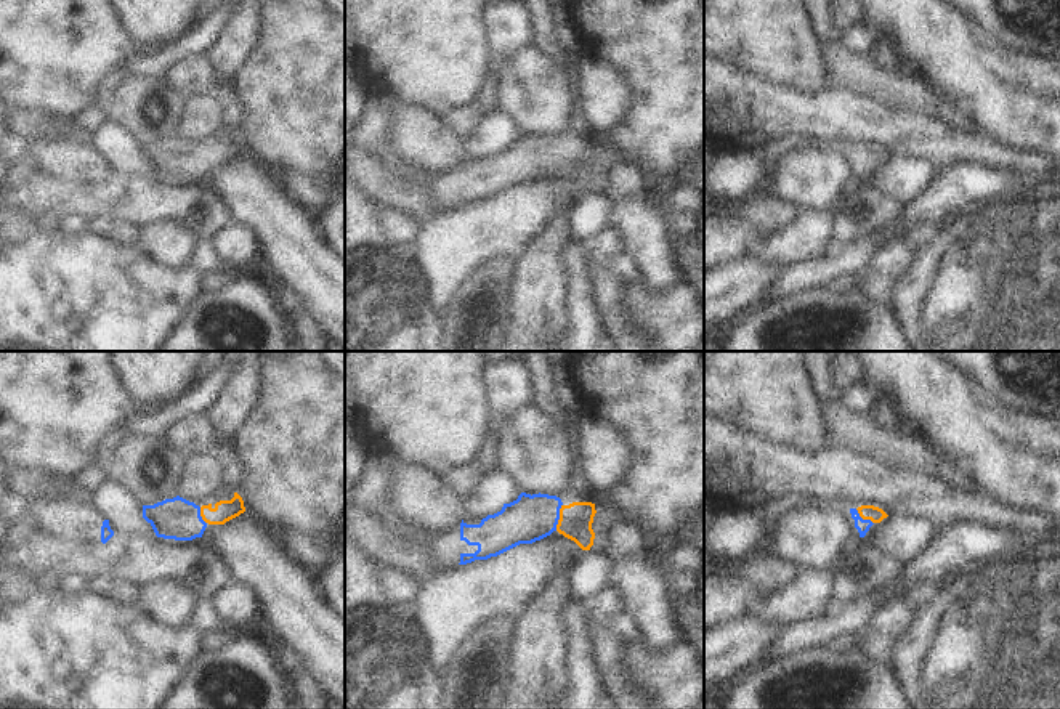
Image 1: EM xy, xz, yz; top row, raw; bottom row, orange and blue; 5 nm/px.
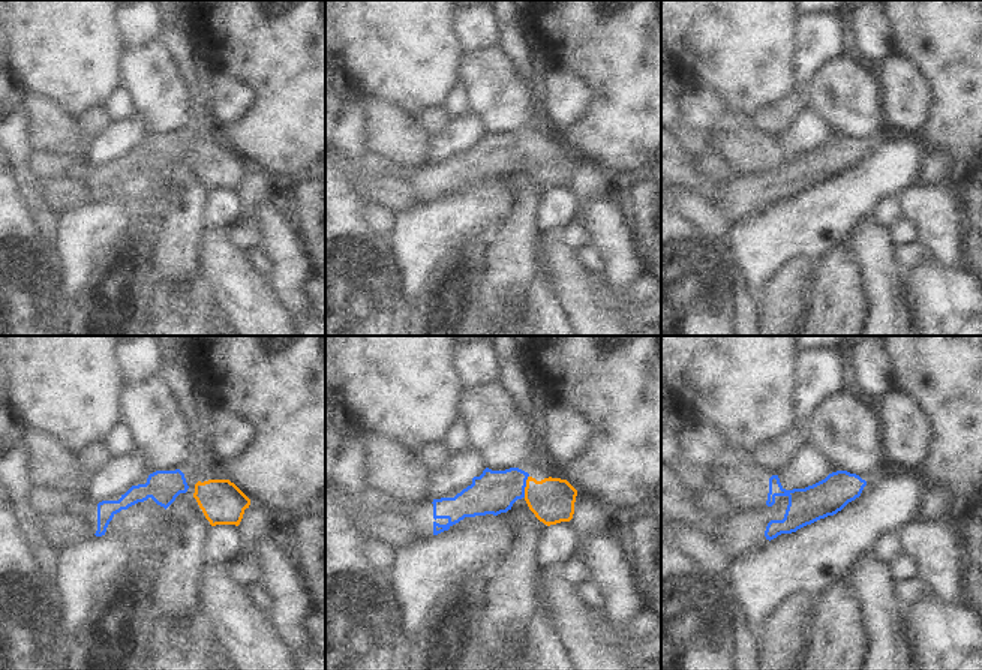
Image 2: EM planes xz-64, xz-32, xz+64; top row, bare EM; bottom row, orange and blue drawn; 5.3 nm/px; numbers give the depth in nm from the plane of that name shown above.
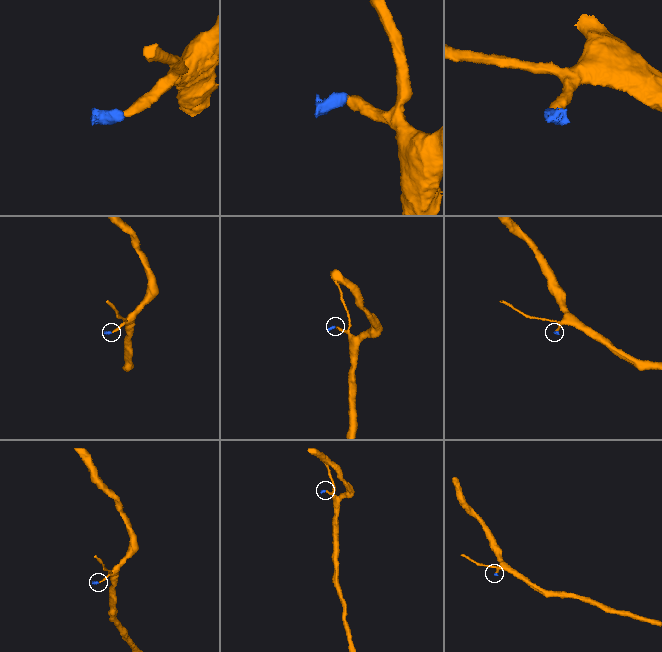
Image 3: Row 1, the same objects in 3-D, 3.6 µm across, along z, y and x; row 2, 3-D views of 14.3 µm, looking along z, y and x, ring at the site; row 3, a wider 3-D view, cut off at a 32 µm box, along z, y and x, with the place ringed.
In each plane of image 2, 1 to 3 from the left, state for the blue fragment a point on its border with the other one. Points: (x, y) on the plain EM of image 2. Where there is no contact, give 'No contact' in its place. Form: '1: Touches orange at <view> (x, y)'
1: No contact
2: Touches orange at xz-32 (526, 150)
3: No contact.

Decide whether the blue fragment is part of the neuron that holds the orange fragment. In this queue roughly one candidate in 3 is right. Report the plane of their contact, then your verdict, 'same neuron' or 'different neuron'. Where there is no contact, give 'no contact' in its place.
xz | same neuron

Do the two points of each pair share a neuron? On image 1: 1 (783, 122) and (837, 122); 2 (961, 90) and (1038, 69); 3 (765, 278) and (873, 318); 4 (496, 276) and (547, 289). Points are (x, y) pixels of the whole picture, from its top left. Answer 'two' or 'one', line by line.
1: one
2: one
3: two
4: two

